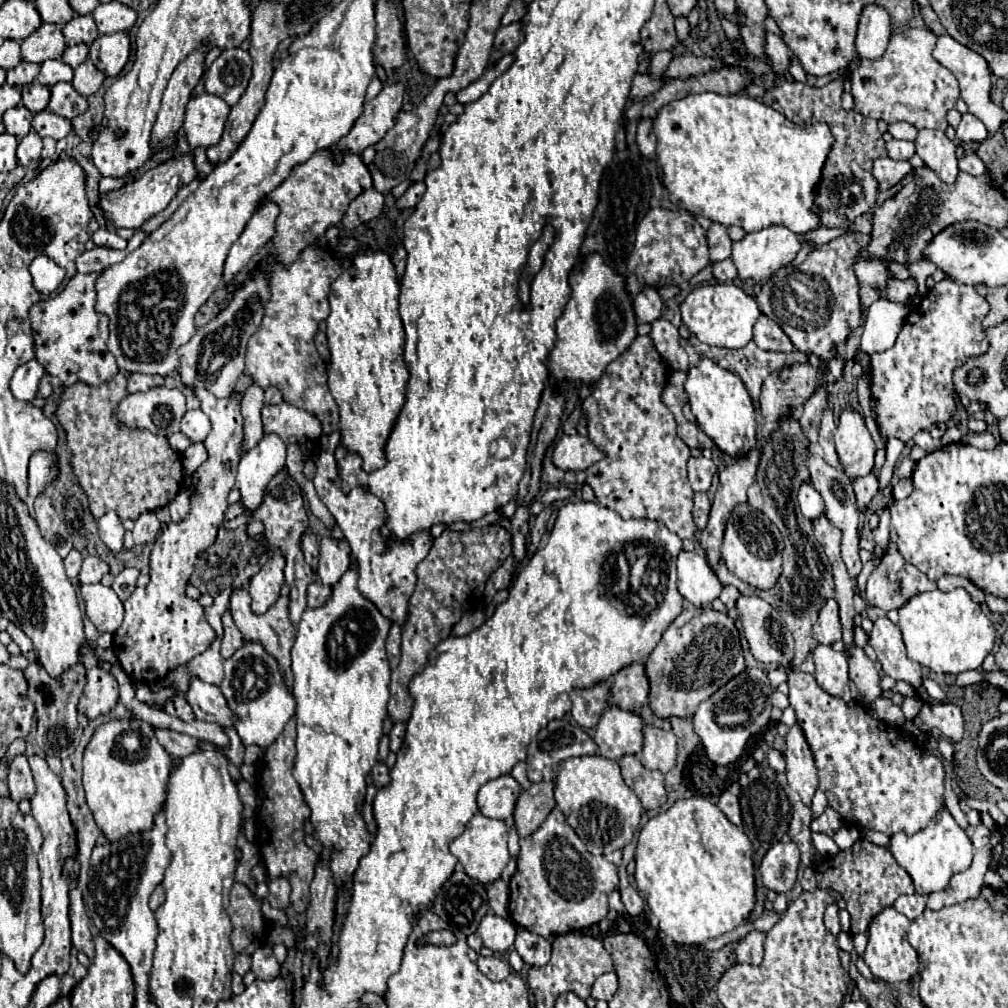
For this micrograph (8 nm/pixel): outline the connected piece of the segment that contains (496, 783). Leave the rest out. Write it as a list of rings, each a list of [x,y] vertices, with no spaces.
[[[502,775],[498,779],[488,781],[478,791],[478,807],[486,817],[500,819],[500,821],[512,821],[514,805],[520,795],[520,785],[512,775]]]

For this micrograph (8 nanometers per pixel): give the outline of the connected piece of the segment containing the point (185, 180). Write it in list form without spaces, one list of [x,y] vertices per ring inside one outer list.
[[[192,155],[172,157],[164,163],[160,163],[158,167],[148,169],[142,177],[126,183],[122,189],[100,195],[100,207],[106,215],[106,219],[110,219],[116,227],[140,227],[146,219],[164,211],[168,207],[168,203],[172,201],[172,197],[176,195],[176,191],[182,185],[188,185],[194,177],[196,177],[196,167],[194,167]]]

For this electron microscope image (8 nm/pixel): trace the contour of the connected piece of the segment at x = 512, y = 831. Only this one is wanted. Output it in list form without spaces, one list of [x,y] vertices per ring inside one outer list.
[[[514,825],[509,829],[508,848],[510,855],[517,860],[520,852],[520,845],[519,836]]]

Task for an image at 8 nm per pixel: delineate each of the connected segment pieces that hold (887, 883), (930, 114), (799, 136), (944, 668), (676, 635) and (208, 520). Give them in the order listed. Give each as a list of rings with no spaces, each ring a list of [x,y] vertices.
[[[858,839],[850,849],[840,851],[836,857],[822,859],[814,873],[818,873],[818,887],[820,889],[834,889],[846,901],[846,909],[852,917],[852,925],[858,927],[862,915],[874,917],[884,907],[890,907],[896,897],[915,893],[914,883],[910,875],[896,863],[890,849],[874,845],[866,839]]]
[[[906,29],[892,35],[886,53],[878,61],[860,59],[858,69],[850,77],[854,111],[872,119],[884,119],[888,125],[906,121],[916,129],[946,131],[946,113],[958,101],[960,89],[956,77],[932,57],[934,45],[936,35],[930,29]]]
[[[690,93],[678,101],[664,105],[652,119],[652,131],[658,139],[656,161],[662,169],[662,183],[676,207],[692,215],[708,217],[714,223],[738,225],[746,233],[760,231],[770,225],[786,225],[794,233],[806,233],[820,227],[818,215],[812,211],[816,183],[834,143],[826,123],[796,125],[772,107],[746,95]]]
[[[960,587],[952,591],[934,589],[908,599],[900,609],[898,625],[904,635],[908,657],[936,673],[958,675],[968,669],[978,669],[992,651],[996,639],[992,621],[982,613],[980,605],[972,601],[970,593]]]
[[[708,607],[698,609],[686,623],[676,619],[646,661],[650,707],[658,717],[692,717],[698,705],[714,695],[734,675],[744,671],[744,655],[734,621]]]
[[[194,389],[200,409],[208,415],[212,431],[204,445],[208,449],[208,461],[198,467],[194,475],[186,479],[186,485],[194,483],[196,493],[190,499],[190,515],[180,523],[168,523],[154,543],[150,555],[150,583],[146,593],[132,593],[124,601],[124,623],[114,633],[114,653],[128,679],[136,683],[154,683],[168,675],[170,669],[188,663],[192,657],[204,653],[214,641],[214,629],[206,623],[204,609],[198,601],[186,597],[186,585],[192,575],[196,557],[206,551],[224,523],[228,511],[228,493],[236,481],[236,467],[242,457],[242,393],[232,393],[226,399],[218,399],[206,389]]]

